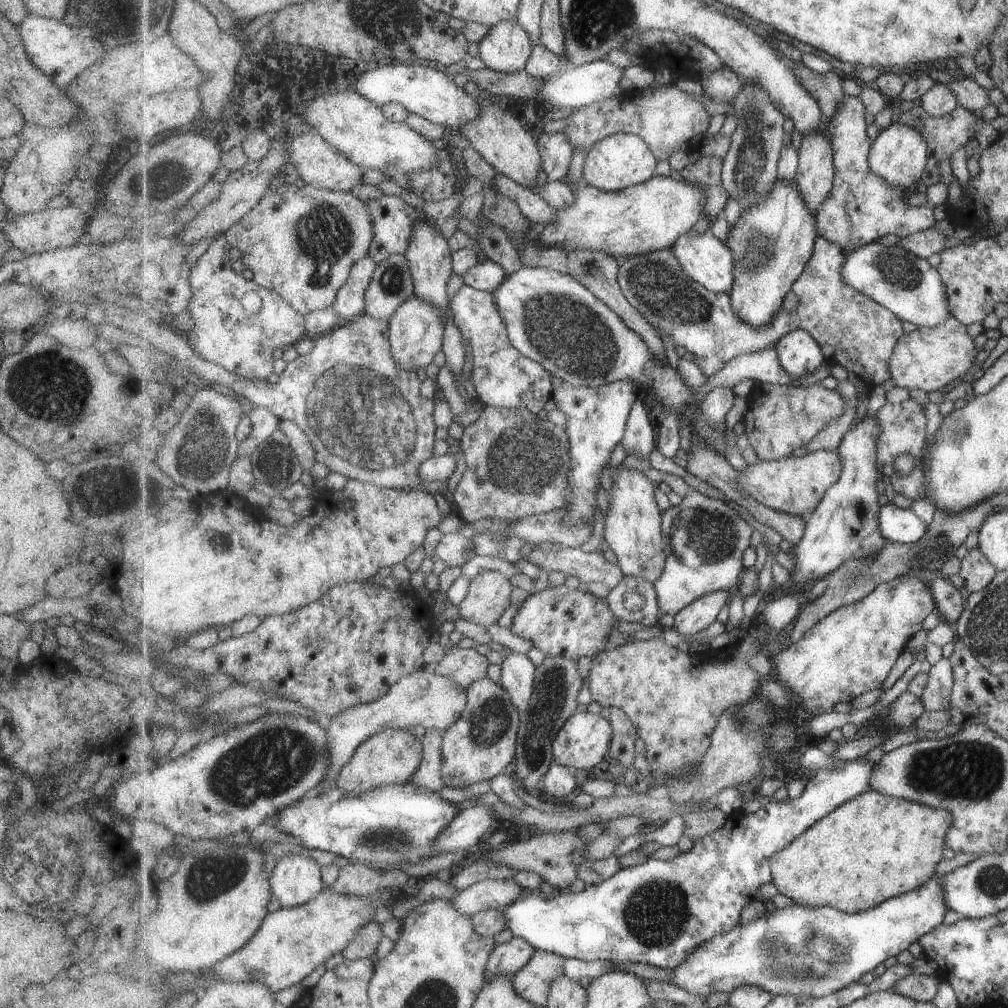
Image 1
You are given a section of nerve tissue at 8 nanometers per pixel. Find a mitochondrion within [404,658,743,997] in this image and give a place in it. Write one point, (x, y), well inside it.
(655, 915)

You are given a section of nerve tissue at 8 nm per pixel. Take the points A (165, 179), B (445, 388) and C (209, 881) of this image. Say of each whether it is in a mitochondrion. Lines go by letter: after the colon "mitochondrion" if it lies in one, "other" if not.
A: mitochondrion
B: other
C: mitochondrion

